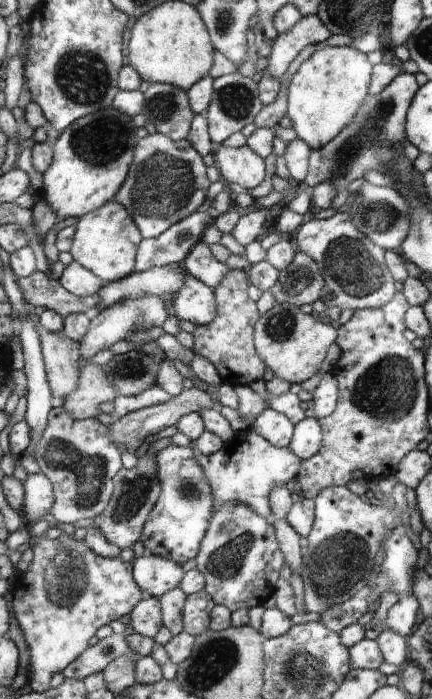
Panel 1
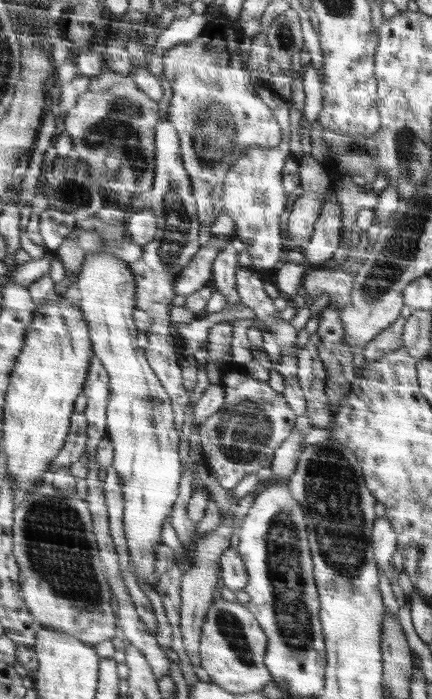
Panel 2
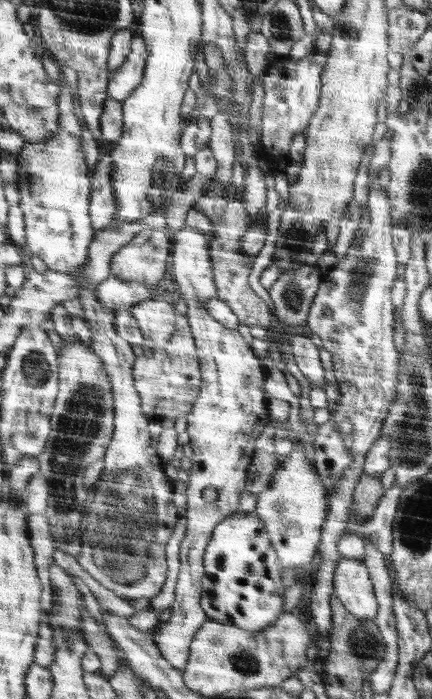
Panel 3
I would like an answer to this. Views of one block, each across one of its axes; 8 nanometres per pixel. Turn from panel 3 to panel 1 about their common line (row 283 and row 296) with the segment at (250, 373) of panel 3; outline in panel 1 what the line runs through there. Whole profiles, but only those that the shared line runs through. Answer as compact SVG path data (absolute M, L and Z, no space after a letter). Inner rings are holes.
M187 272L183 286L174 297L174 314L178 320L184 319L195 325L206 325L217 316L216 294L213 289Z

